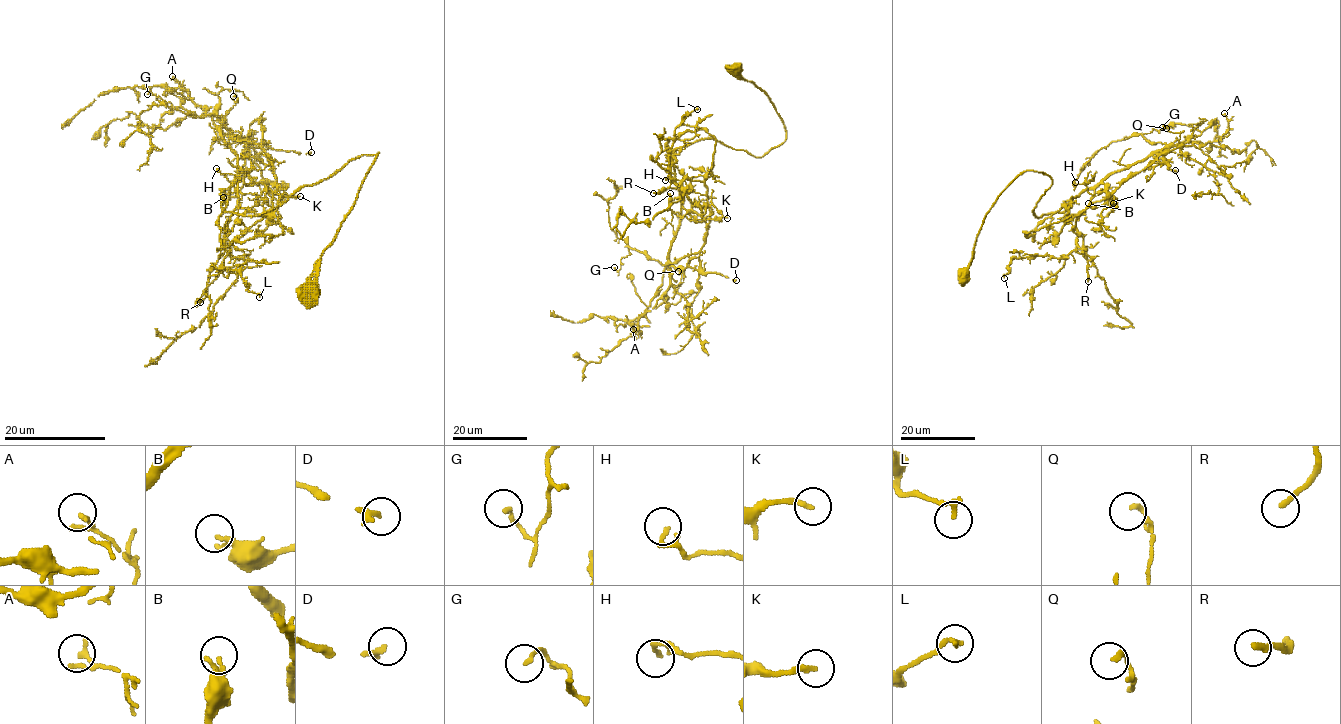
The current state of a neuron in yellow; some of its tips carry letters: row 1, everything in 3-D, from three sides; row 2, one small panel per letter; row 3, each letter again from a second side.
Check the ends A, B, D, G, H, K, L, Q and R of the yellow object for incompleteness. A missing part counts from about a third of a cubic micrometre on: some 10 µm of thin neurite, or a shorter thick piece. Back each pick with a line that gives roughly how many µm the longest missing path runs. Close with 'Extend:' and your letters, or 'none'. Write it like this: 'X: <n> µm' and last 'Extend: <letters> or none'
D: 20 µm
R: 8 µm
Extend: D, R

